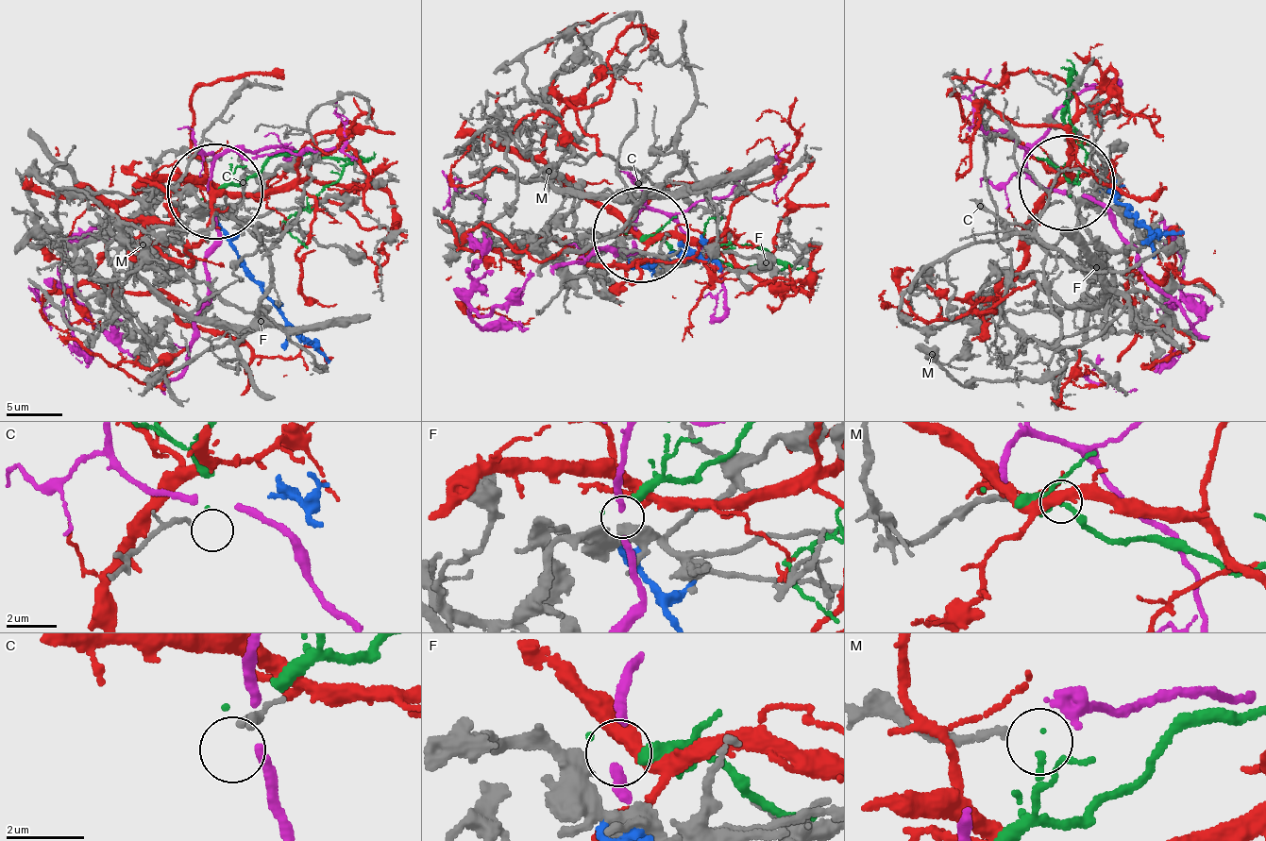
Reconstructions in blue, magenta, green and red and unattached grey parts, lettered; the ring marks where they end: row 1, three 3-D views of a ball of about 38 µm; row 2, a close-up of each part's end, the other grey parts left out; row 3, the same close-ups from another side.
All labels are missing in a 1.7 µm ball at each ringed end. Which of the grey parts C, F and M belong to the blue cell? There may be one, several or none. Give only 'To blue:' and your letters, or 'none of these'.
To blue: none of these

